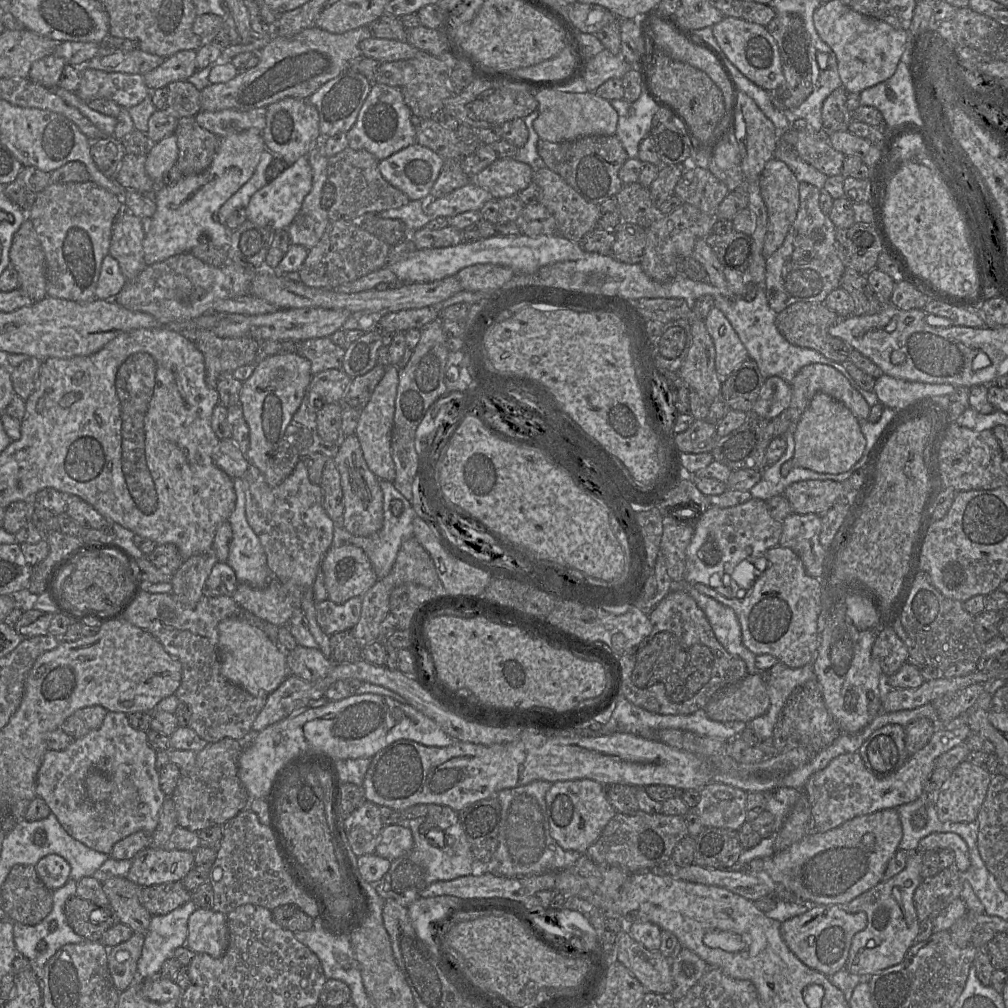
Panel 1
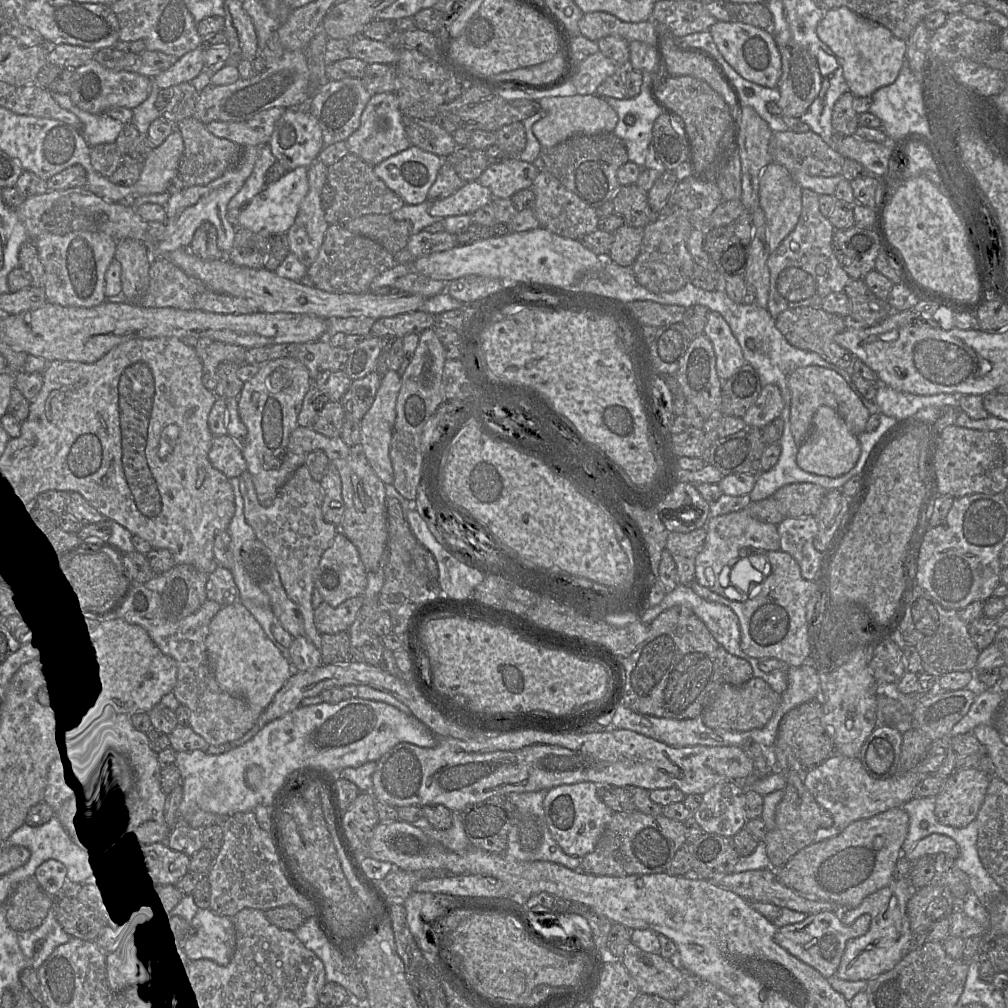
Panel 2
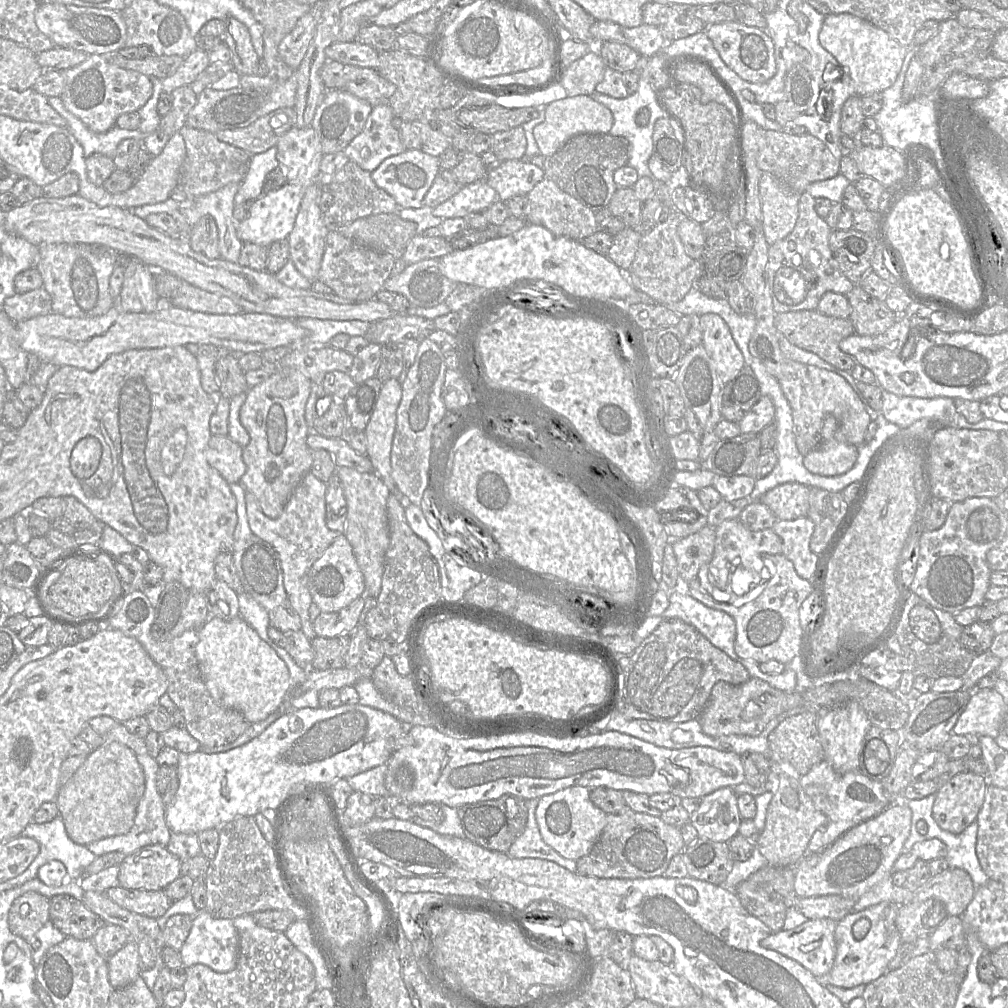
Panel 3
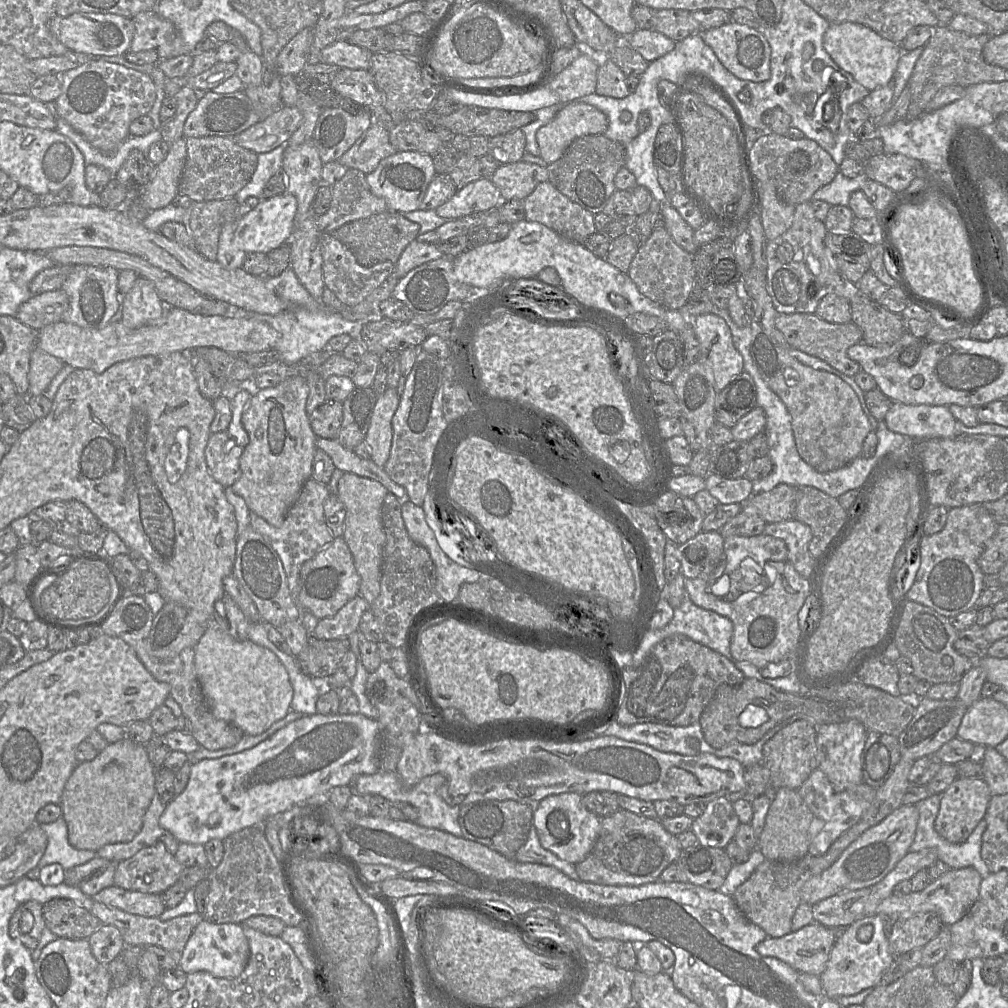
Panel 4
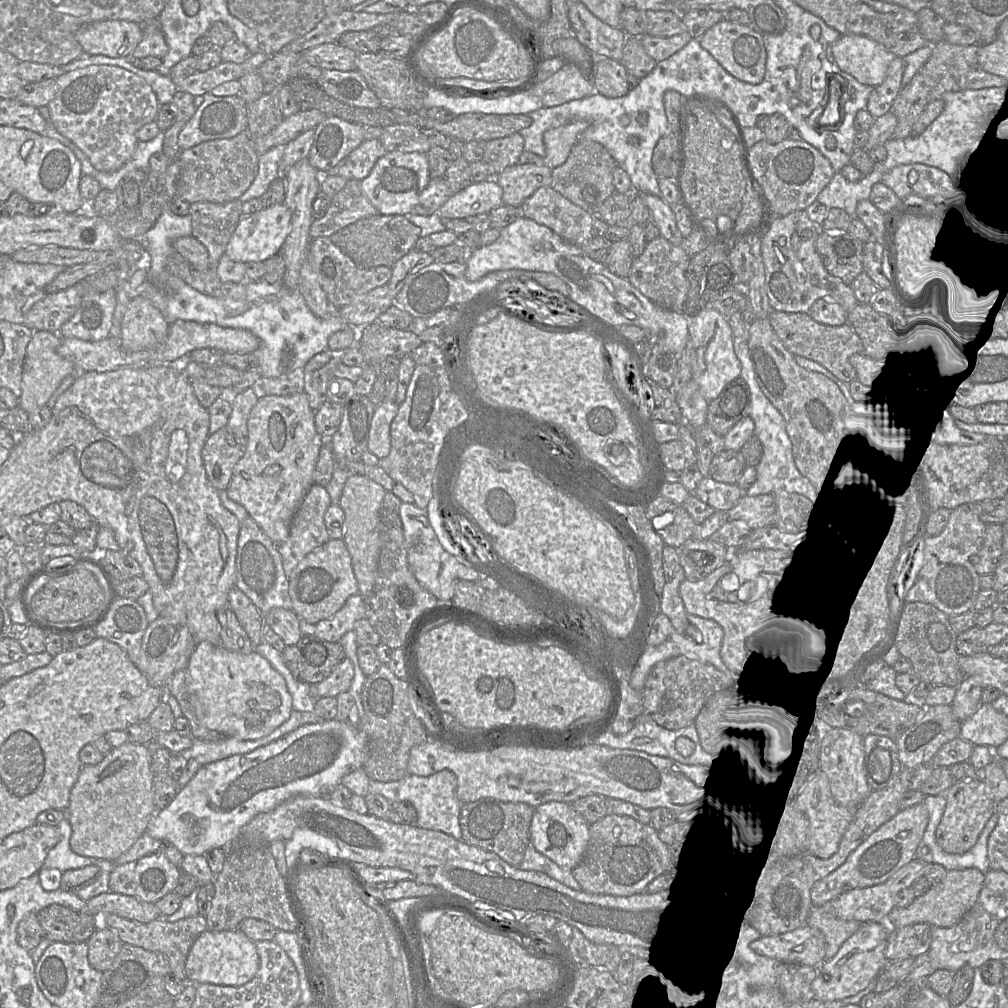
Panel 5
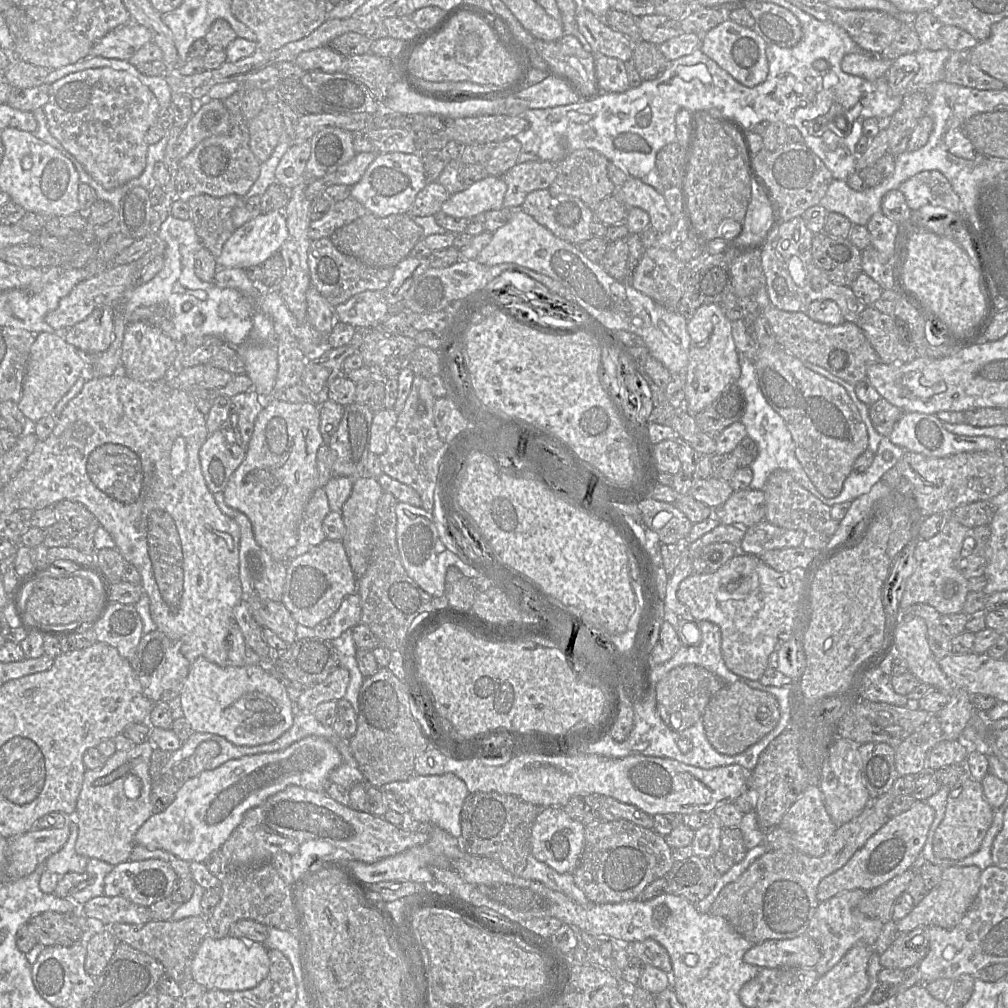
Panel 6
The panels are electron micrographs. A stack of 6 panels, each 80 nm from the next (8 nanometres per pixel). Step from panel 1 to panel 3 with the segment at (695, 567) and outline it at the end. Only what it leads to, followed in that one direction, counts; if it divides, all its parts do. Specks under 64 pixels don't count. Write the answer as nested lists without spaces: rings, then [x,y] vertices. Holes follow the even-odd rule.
[[[739,519],[723,521],[715,527],[715,535],[712,559],[700,567],[697,579],[701,587],[715,600],[742,606],[755,599],[765,588],[766,582],[771,578],[771,570],[765,567],[761,555],[763,553],[782,554],[782,540],[772,528],[752,531],[746,528]],[[716,581],[724,588],[724,591],[715,587]],[[736,595],[741,598],[737,598]]]

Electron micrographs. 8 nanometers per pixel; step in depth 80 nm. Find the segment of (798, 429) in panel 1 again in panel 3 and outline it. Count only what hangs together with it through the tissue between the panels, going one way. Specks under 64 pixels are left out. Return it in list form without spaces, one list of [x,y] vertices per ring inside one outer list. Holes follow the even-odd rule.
[[[832,414],[823,419],[822,443],[803,456],[803,464],[813,474],[838,476],[848,472],[858,458],[858,446],[835,439],[838,428]]]

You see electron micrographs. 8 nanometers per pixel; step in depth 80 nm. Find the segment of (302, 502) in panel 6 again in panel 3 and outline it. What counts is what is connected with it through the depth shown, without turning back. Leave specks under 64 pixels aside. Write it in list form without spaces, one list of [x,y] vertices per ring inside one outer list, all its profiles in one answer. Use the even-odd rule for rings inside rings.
[[[272,368],[270,376],[265,381],[248,388],[246,392],[246,400],[240,408],[240,422],[243,425],[243,427],[247,430],[250,436],[249,443],[243,448],[242,451],[242,458],[246,465],[246,471],[240,479],[240,484],[244,487],[246,491],[251,492],[255,495],[259,502],[262,512],[271,519],[276,519],[282,514],[283,509],[286,503],[288,502],[291,494],[293,493],[294,489],[300,483],[302,477],[311,469],[312,450],[307,446],[306,442],[307,437],[311,431],[305,421],[305,406],[311,391],[311,383],[312,382],[308,377],[306,377],[302,372],[293,368]]]

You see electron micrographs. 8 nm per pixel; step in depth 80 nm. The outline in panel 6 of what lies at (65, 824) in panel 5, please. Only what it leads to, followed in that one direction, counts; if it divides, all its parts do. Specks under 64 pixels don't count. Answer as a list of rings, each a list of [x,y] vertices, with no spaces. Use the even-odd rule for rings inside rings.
[[[73,817],[67,818],[70,834],[67,842],[56,853],[49,856],[44,864],[45,870],[63,876],[66,873],[85,873],[87,859],[75,851],[75,843],[78,836],[78,828]]]

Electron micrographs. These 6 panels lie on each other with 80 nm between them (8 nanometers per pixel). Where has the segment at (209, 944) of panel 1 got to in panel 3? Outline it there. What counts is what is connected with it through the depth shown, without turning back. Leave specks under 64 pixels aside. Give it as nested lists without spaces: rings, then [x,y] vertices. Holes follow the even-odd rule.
[[[199,911],[194,917],[190,933],[181,950],[181,959],[185,968],[203,964],[218,973],[232,971],[238,960],[239,936],[231,919],[217,919],[207,911]]]

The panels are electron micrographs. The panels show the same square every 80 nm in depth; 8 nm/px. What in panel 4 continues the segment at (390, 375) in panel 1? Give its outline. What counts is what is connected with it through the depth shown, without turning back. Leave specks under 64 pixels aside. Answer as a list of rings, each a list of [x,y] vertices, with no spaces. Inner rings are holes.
[[[387,387],[378,396],[373,409],[365,442],[371,448],[371,460],[379,467],[384,467],[390,457],[392,445],[392,418],[399,406],[400,397],[397,389]]]

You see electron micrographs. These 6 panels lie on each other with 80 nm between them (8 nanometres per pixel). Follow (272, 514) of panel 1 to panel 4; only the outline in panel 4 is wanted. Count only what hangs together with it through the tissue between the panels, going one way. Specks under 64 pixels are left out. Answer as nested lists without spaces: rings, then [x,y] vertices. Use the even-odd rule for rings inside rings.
[[[309,478],[303,485],[297,501],[289,508],[280,527],[272,526],[265,519],[250,511],[250,526],[263,535],[279,555],[286,574],[289,591],[297,605],[301,566],[334,539],[326,525],[324,515],[324,502],[329,494],[327,484]]]

